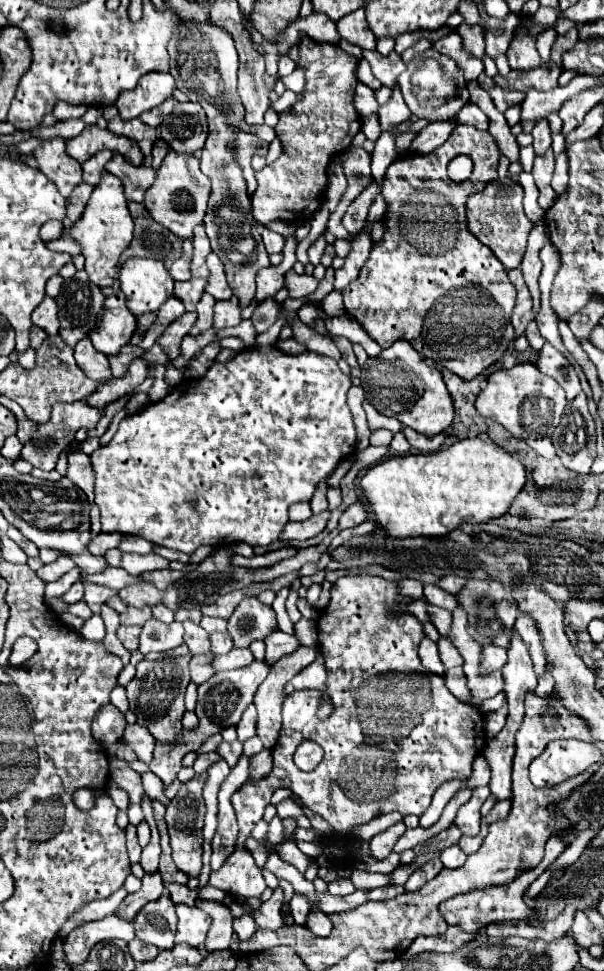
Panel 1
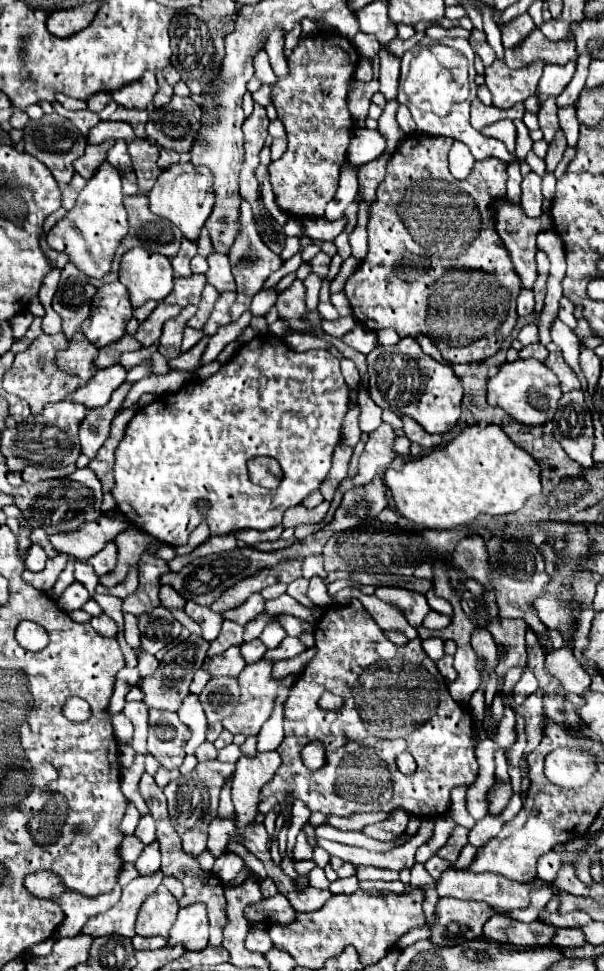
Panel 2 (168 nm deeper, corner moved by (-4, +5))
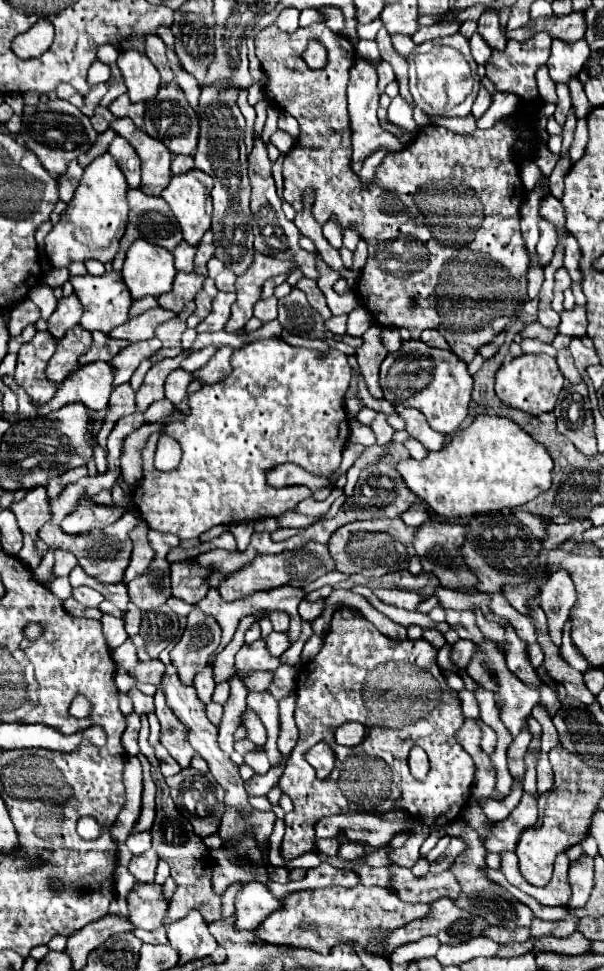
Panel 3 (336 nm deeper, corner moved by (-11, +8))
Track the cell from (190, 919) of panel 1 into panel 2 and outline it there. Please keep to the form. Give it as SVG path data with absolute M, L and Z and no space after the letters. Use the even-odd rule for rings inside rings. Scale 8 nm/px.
M191 904L179 910L177 922L169 932L169 946L183 944L187 950L203 950L209 938L209 916L205 906Z

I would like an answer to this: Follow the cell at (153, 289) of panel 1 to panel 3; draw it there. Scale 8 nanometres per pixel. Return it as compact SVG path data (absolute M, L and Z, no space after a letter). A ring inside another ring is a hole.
M136 239L128 249L122 277L132 299L142 299L144 295L158 297L170 291L174 275L174 257L170 251L164 251L164 247Z

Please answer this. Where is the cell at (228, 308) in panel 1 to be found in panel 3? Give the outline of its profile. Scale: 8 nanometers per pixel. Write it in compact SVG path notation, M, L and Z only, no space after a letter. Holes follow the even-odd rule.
M218 293L212 301L212 311L210 315L196 327L198 333L204 331L222 331L226 321L230 319L230 307L236 299L236 293Z

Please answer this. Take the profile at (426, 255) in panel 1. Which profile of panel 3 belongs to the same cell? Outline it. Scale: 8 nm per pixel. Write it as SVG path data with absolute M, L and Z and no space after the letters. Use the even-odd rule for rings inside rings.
M272 23L272 25L264 27L260 33L256 33L256 37L254 37L256 57L260 59L262 69L264 69L264 73L266 73L266 79L268 79L268 83L264 85L266 99L268 99L272 105L276 105L278 109L288 111L288 113L298 121L298 125L300 125L300 135L298 135L296 147L284 155L284 199L294 207L294 211L302 211L302 193L304 193L306 189L314 189L314 193L316 193L316 203L314 203L314 207L312 207L312 215L314 215L314 219L316 219L320 225L324 225L324 223L330 219L330 215L336 215L342 229L348 229L348 227L358 229L360 237L366 239L368 251L370 251L370 277L360 277L358 295L360 295L360 299L364 301L366 309L374 315L376 325L382 325L382 327L398 327L398 329L404 327L404 329L410 331L412 339L420 339L420 333L422 333L424 329L436 329L436 331L440 331L442 337L448 341L450 351L456 353L456 355L458 355L460 359L464 359L466 363L470 363L470 361L474 359L474 355L476 355L476 349L478 349L480 345L490 343L500 331L504 331L504 329L510 325L510 321L514 321L514 319L518 317L518 311L522 309L522 303L528 301L528 295L526 295L526 273L528 273L528 267L530 267L530 255L528 255L528 249L526 249L526 241L522 239L522 233L520 233L520 205L522 205L522 201L524 201L524 185L520 183L520 159L532 159L530 155L534 155L534 150L531 147L535 147L536 144L528 139L535 139L536 127L534 127L534 131L532 131L530 125L526 125L526 123L532 123L532 115L536 115L536 109L534 109L534 107L538 105L540 95L538 95L538 87L536 87L534 75L536 75L538 67L542 67L542 65L548 61L548 57L550 57L550 41L552 41L552 37L550 37L546 31L536 33L536 35L532 35L532 39L526 39L526 41L522 41L522 43L520 43L520 41L508 41L506 49L504 49L504 51L492 51L492 55L490 55L490 59L488 59L488 63L486 63L486 77L494 83L494 87L496 87L496 89L506 89L508 93L514 93L514 95L518 95L518 99L522 101L522 107L520 107L520 113L518 113L518 119L520 119L518 127L508 125L508 123L504 123L504 121L498 121L492 129L486 129L486 131L476 129L474 133L464 133L464 135L452 133L452 131L448 131L448 129L444 129L444 127L438 127L438 125L422 127L422 129L418 131L418 137L416 137L412 143L408 143L408 145L406 145L402 151L398 151L396 155L386 155L386 157L382 159L382 163L380 163L380 167L378 167L378 171L376 171L376 175L374 175L374 183L370 185L370 189L364 189L360 177L352 171L350 165L352 162L352 131L350 119L348 119L348 111L346 111L346 85L348 85L348 79L350 79L350 75L348 75L348 73L350 73L350 67L352 67L352 63L354 63L354 57L352 57L352 55L354 55L352 43L350 43L346 37L342 37L342 35L338 35L338 33L332 33L332 31L330 31L326 25L322 25L322 23L314 23L314 25L310 25L310 27L298 27L294 33L282 33L282 31ZM310 37L320 39L320 41L324 43L324 47L328 49L328 65L326 65L324 69L320 69L320 71L308 69L306 63L304 63L302 57L300 57L300 53L306 49ZM414 233L428 233L428 241L424 243L422 239L414 237ZM394 241L404 241L404 249L398 249L398 251L396 251L396 249L392 247ZM458 257L462 257L462 261L466 263L466 283L462 281L464 277L460 277L460 283L456 283L458 277L452 275L452 273L458 269L458 265L456 265L456 263L450 265L450 261L458 261Z

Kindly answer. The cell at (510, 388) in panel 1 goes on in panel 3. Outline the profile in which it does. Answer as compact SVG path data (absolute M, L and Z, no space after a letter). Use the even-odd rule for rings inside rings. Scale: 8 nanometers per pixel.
M544 353L538 355L520 355L508 363L504 363L496 373L496 395L502 403L526 411L530 415L540 415L552 411L558 399L558 393L564 385L564 377L556 365L556 359Z

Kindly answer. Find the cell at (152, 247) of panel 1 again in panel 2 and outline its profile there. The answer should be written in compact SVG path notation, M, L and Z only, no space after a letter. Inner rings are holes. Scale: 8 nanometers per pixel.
M145 194L127 196L125 208L129 214L129 234L125 236L125 240L121 242L121 246L113 258L113 268L111 268L113 272L119 270L121 256L135 246L159 252L169 258L179 252L179 244L183 240L181 230L173 222L151 214Z

